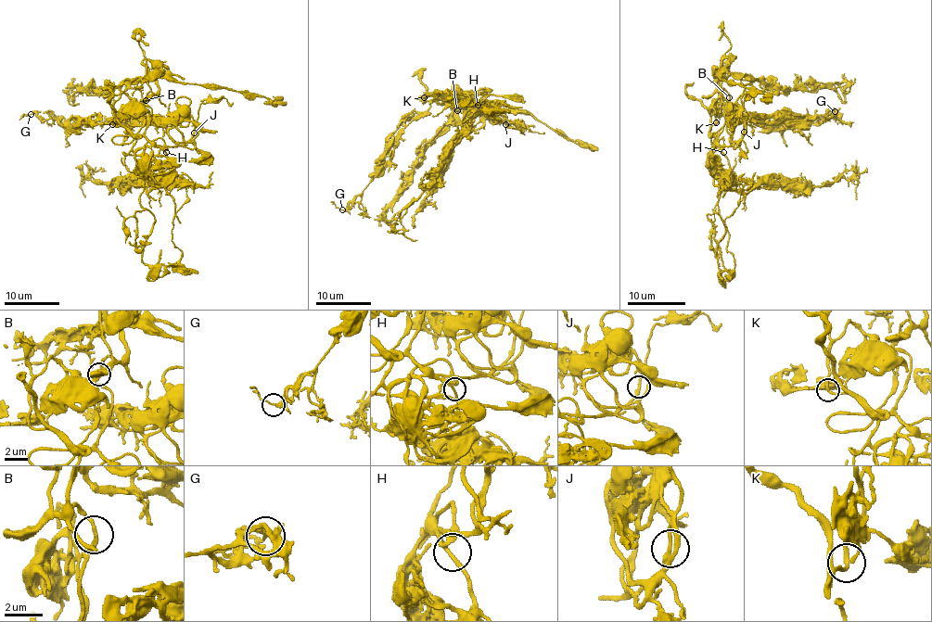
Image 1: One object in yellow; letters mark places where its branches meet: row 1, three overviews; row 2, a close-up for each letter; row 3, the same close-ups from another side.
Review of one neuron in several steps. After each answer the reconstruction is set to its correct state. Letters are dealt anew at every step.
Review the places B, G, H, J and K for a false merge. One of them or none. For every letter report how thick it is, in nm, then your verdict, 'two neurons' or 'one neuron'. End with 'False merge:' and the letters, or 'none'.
B: calibre 240 nm; one neuron
G: calibre 240 nm; one neuron
H: calibre 220 nm; one neuron
J: calibre 240 nm; one neuron
K: calibre 220 nm; one neuron
False merge: none

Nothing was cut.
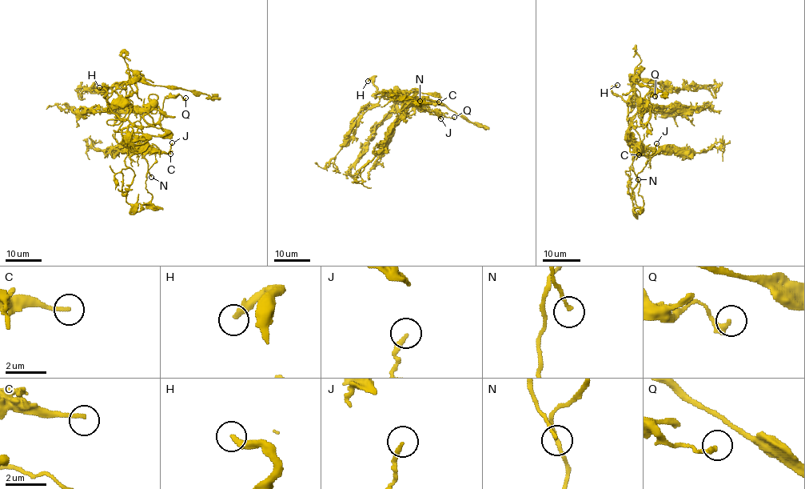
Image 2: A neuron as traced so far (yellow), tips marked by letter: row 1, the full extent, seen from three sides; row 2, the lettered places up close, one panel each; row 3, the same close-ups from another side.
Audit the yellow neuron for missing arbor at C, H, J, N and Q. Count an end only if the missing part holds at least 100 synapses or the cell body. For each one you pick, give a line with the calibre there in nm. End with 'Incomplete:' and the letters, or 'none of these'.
H: 320 nm
Incomplete: H

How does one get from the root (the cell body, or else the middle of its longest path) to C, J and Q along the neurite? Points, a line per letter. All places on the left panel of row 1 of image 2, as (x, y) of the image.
C: (118, 118), (133, 123), (141, 131), (144, 140), (155, 149), (170, 154)
J: (118, 118), (133, 123), (141, 131), (143, 139), (149, 146), (154, 144), (165, 154), (169, 150), (172, 142)
Q: (118, 118), (129, 120), (137, 126), (152, 126), (159, 119), (166, 98), (175, 98), (177, 95), (185, 98)

